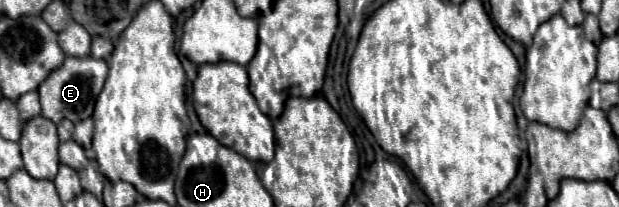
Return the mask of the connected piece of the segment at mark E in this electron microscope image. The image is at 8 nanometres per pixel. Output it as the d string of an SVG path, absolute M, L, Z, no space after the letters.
M67 56L63 66L57 68L55 72L51 72L47 76L47 80L39 86L39 96L41 96L41 116L53 120L55 124L59 124L63 118L69 118L71 122L79 122L85 120L93 114L95 108L95 100L105 84L107 78L107 62L105 60L97 60L91 56L85 58L75 58L75 56Z

